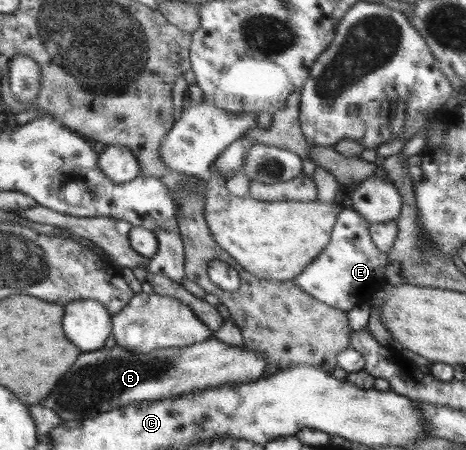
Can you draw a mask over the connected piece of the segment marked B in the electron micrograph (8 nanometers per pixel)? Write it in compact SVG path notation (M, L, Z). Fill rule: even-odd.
M215 337L189 346L150 350L148 353L119 345L110 349L103 346L82 353L70 367L68 375L60 379L60 385L52 389L52 399L48 395L48 399L39 404L55 411L64 423L75 422L131 403L174 399L179 394L208 387L256 381L266 364L263 351L253 351L244 345L228 345Z

